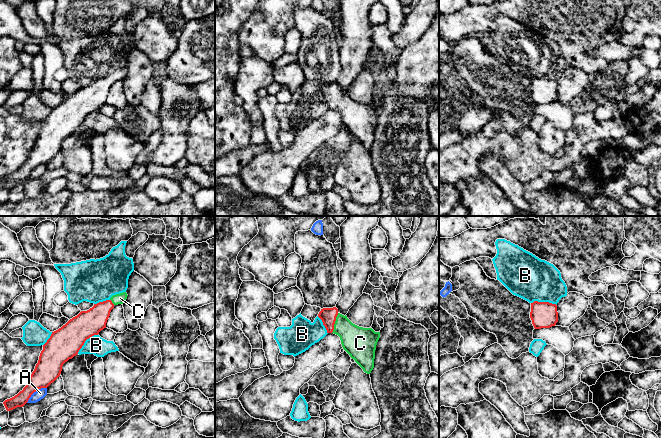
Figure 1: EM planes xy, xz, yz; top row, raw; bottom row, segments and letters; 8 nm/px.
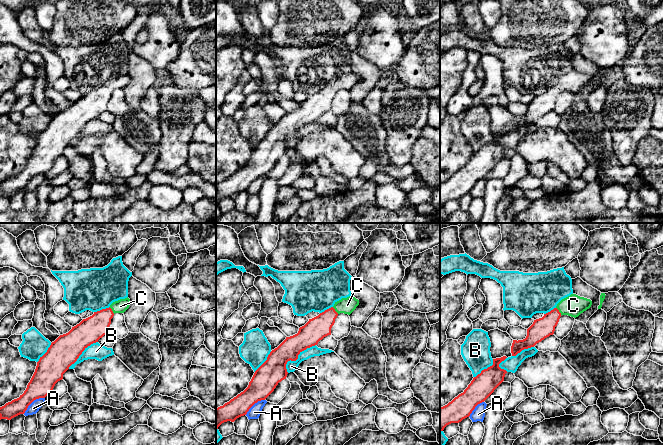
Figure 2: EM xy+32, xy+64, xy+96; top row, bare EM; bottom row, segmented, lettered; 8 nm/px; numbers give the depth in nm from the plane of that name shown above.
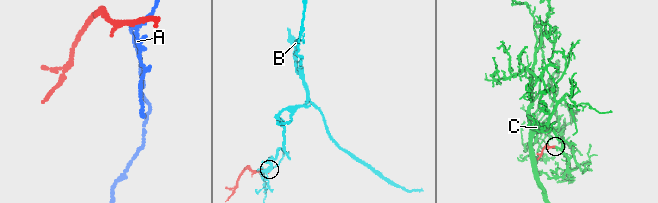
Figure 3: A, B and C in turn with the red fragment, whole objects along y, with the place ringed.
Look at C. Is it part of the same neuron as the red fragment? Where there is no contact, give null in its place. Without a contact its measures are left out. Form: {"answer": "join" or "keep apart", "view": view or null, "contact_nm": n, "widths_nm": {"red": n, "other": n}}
{"answer": "join", "view": "xz", "contact_nm": 170, "widths_nm": {"red": 130, "other": 240}}

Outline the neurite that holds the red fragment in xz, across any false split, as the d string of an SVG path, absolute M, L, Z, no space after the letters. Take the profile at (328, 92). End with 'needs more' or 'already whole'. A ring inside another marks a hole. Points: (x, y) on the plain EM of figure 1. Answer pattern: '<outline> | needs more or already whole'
M336 83L323 84L318 90L327 109L340 113L343 125L367 150L374 144L375 126L380 108L372 104L363 104L353 100Z | needs more

